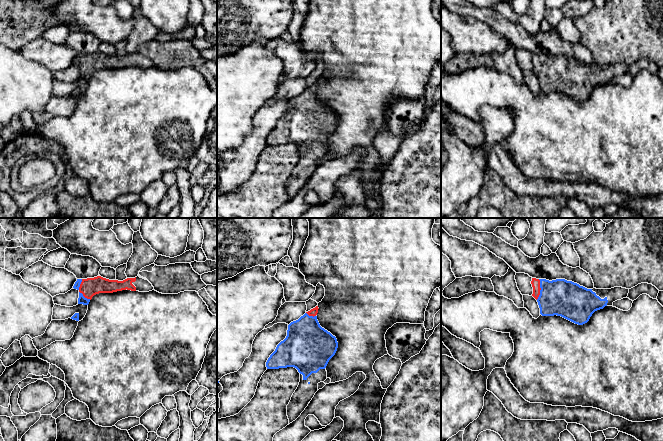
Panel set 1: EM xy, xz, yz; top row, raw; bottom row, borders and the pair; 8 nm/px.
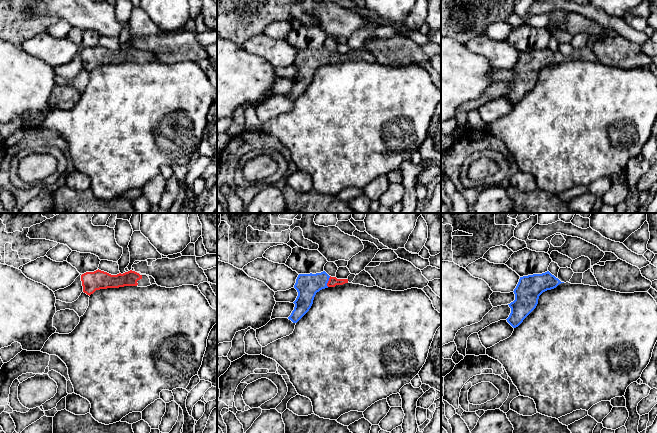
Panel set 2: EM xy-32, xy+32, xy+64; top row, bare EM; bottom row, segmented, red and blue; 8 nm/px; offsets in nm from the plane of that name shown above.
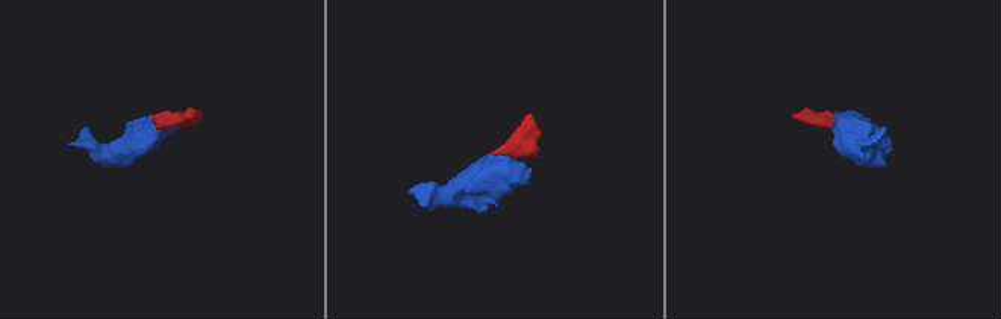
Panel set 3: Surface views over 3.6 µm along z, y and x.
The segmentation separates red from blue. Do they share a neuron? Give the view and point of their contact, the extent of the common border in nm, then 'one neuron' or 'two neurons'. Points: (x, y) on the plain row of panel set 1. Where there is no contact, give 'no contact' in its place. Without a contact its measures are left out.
contact yz (540, 65); length 170 nm; one neuron

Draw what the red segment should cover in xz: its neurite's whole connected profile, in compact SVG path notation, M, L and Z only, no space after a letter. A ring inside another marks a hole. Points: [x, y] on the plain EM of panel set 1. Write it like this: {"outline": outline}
{"outline": "M318 82L288 101L287 112L266 138L267 145L294 143L300 149L300 158L287 181L289 200L295 197L318 167L318 160L327 155L326 142L335 131L338 118L335 112L322 104L317 96Z"}

